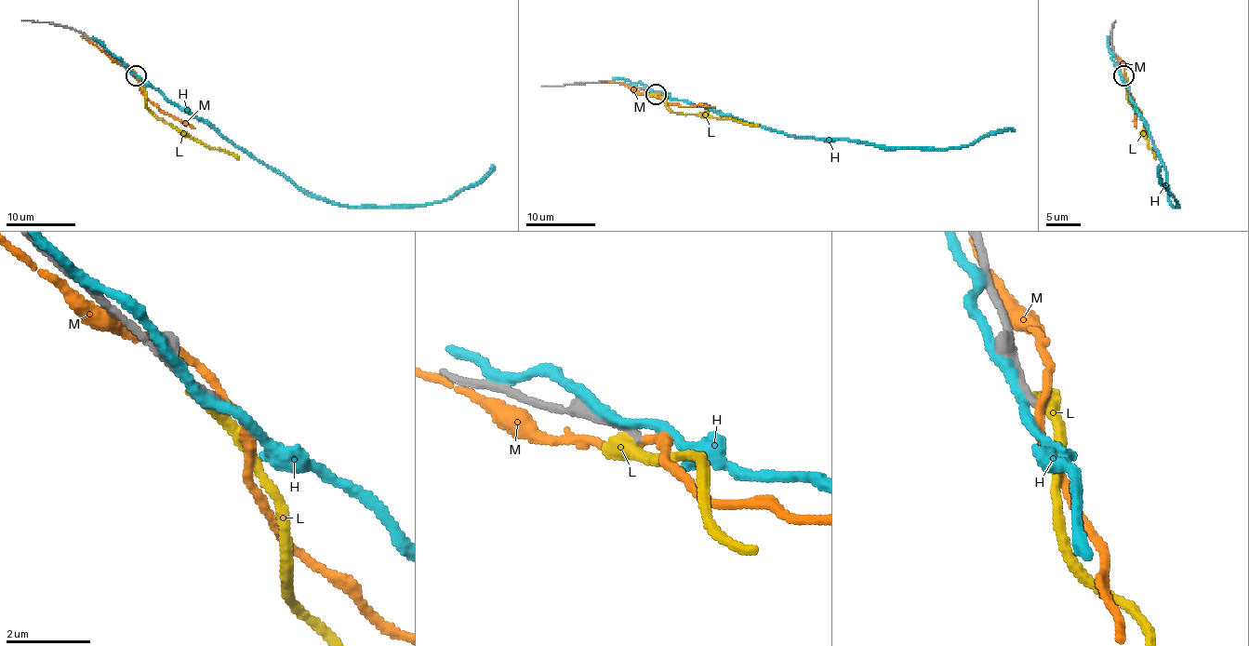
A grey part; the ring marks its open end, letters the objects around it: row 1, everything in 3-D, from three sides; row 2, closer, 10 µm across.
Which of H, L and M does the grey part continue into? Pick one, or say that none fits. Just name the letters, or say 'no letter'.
no letter

